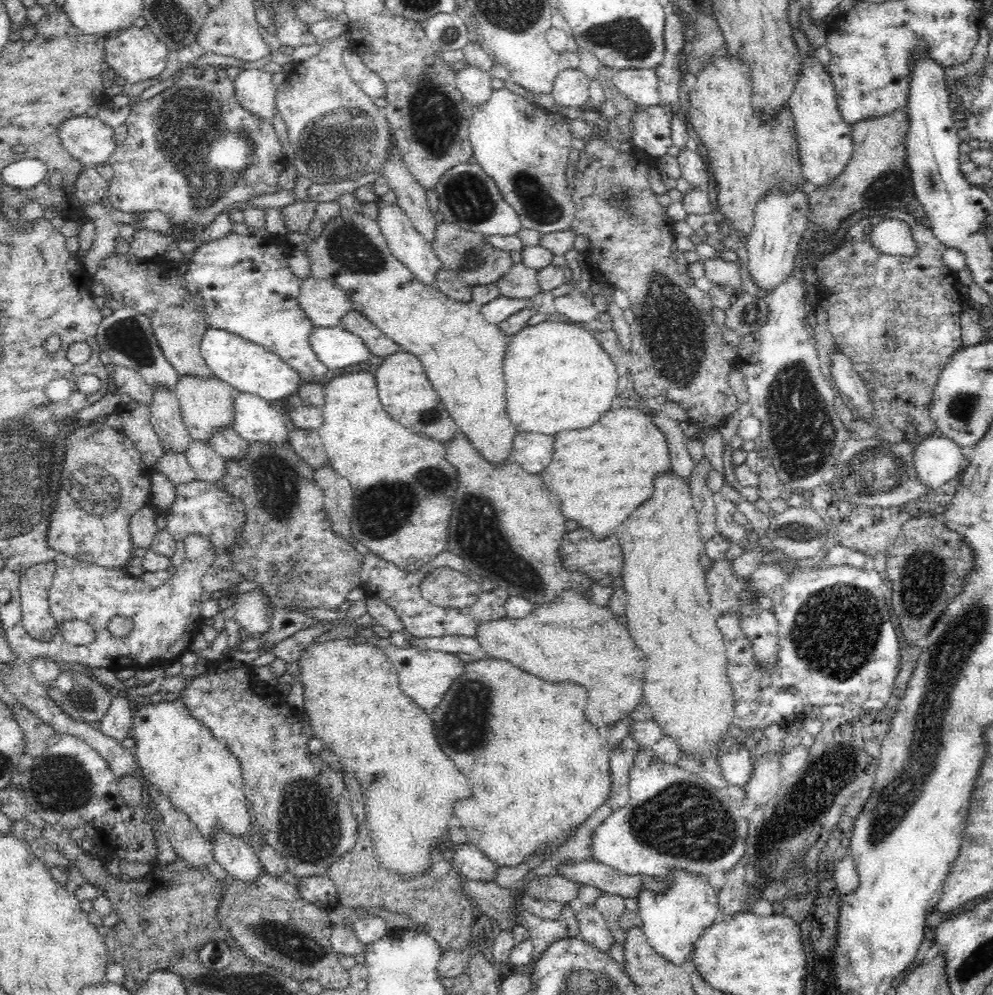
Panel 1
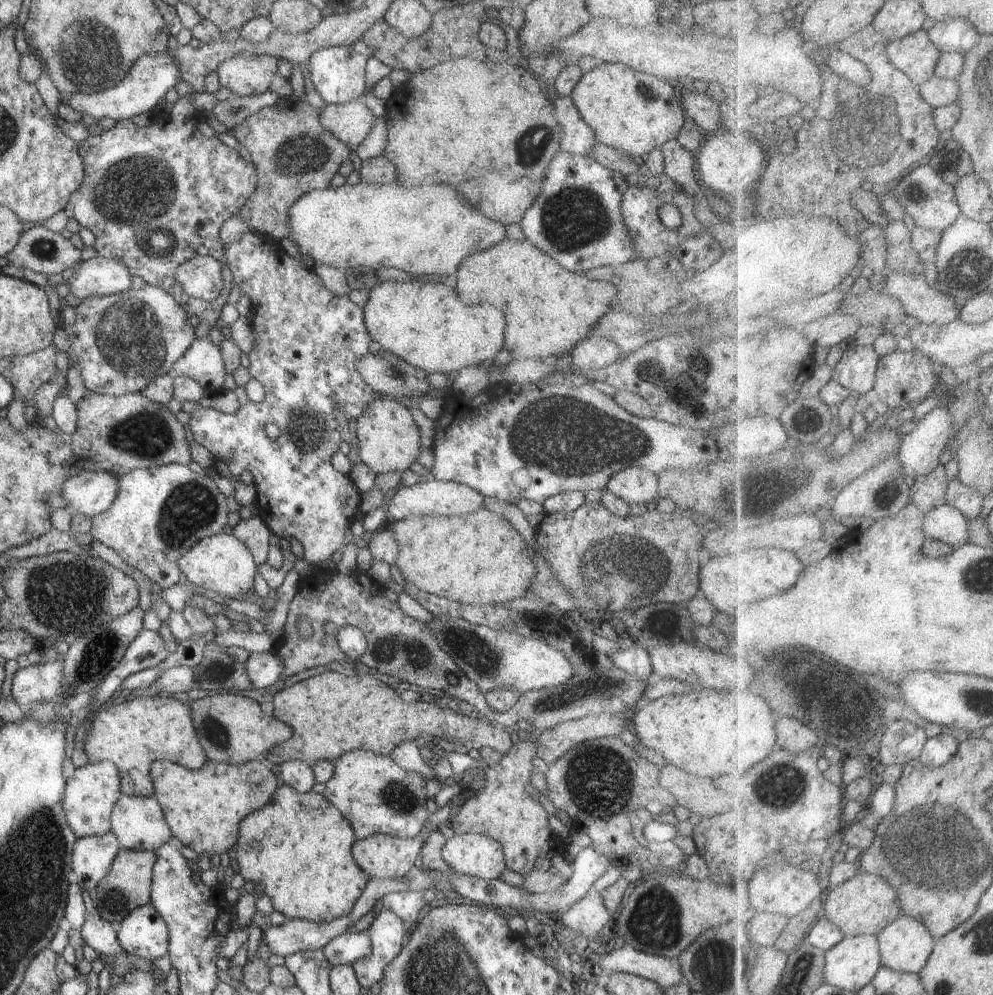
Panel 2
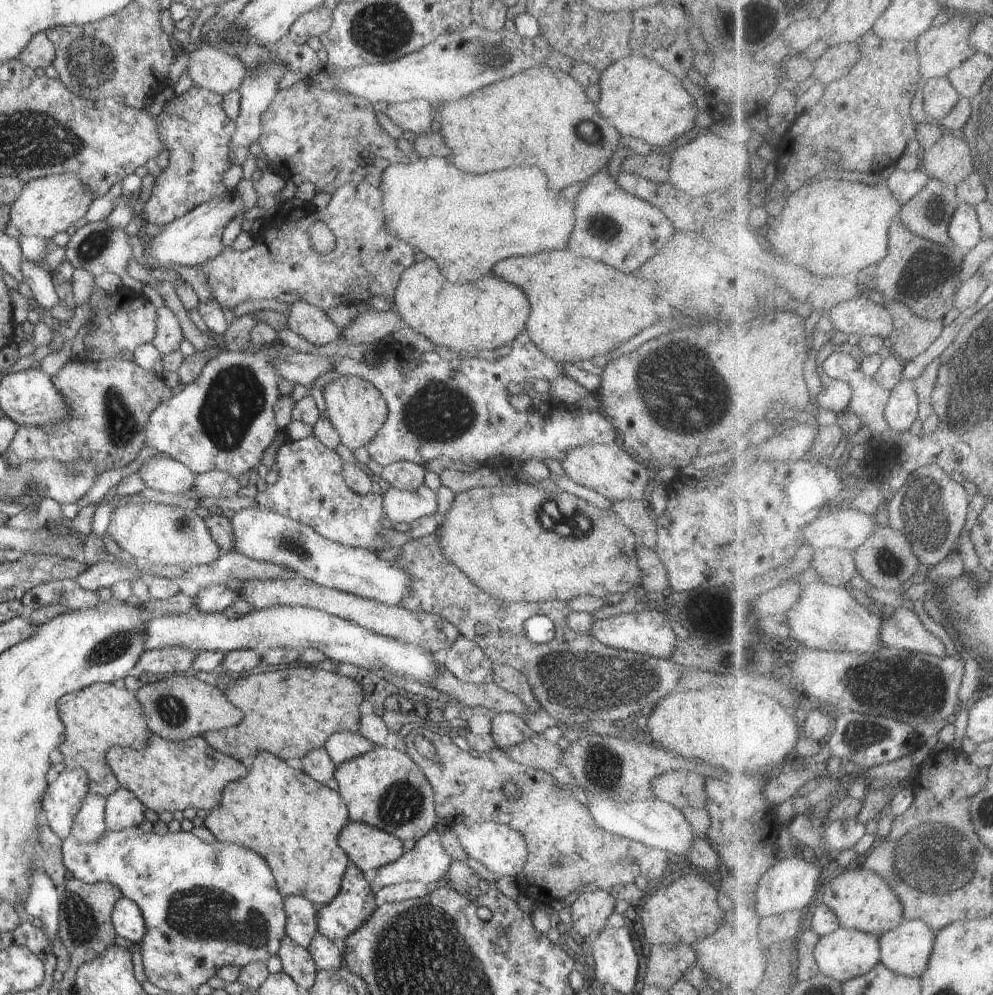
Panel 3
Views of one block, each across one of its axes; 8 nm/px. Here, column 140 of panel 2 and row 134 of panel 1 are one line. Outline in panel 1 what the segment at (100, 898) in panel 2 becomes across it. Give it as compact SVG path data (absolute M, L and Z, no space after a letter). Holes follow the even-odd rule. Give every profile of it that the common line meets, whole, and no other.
M906 107L878 118L864 118L851 125L853 151L844 170L828 184L808 189L808 228L812 234L831 236L840 228L840 222L864 208L904 208L912 198L912 180L907 167L905 136L909 127Z

